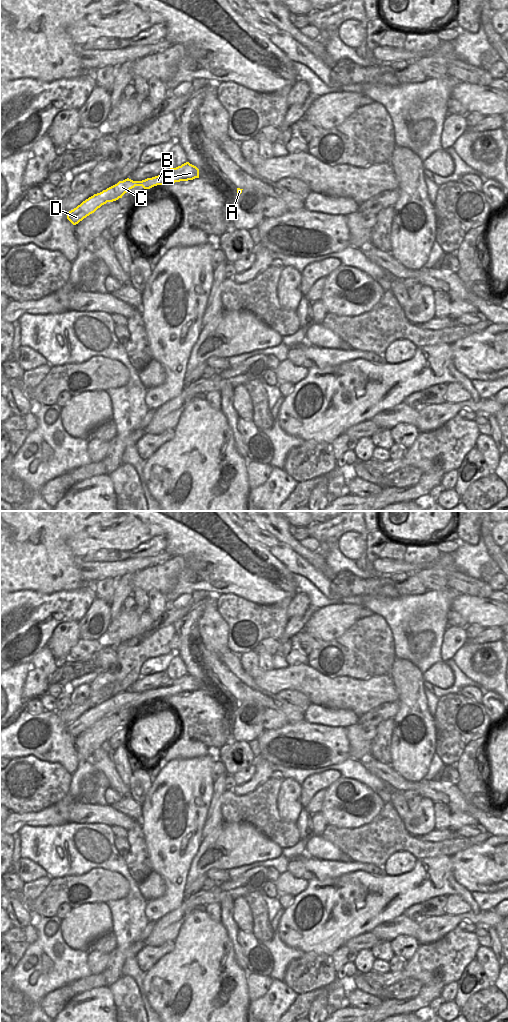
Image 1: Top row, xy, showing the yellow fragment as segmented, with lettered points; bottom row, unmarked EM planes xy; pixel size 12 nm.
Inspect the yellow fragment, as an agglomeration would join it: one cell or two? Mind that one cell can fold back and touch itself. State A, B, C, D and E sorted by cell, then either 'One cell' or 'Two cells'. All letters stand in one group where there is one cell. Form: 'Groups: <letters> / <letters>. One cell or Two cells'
Groups: A B C D E. One cell

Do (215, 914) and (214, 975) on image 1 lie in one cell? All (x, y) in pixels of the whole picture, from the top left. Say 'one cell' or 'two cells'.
two cells

